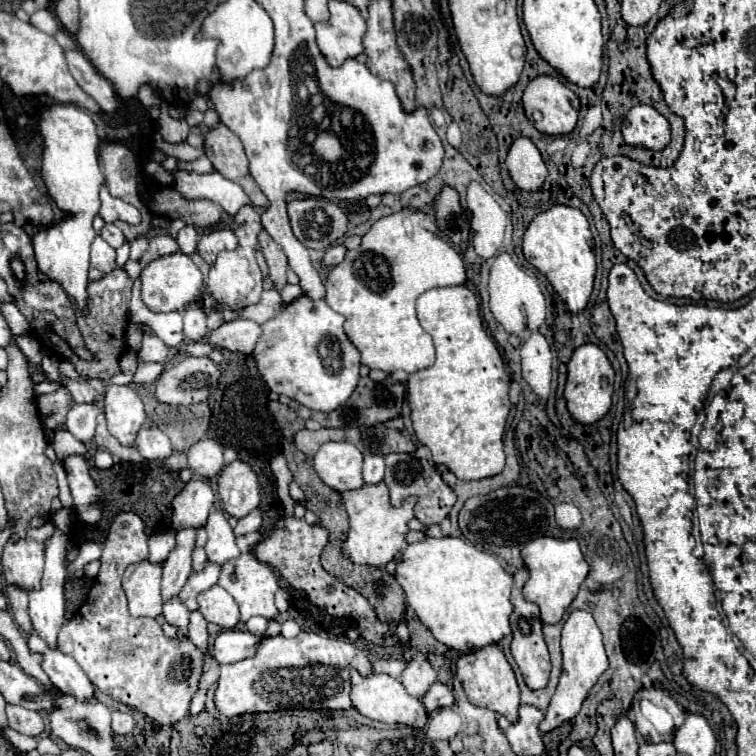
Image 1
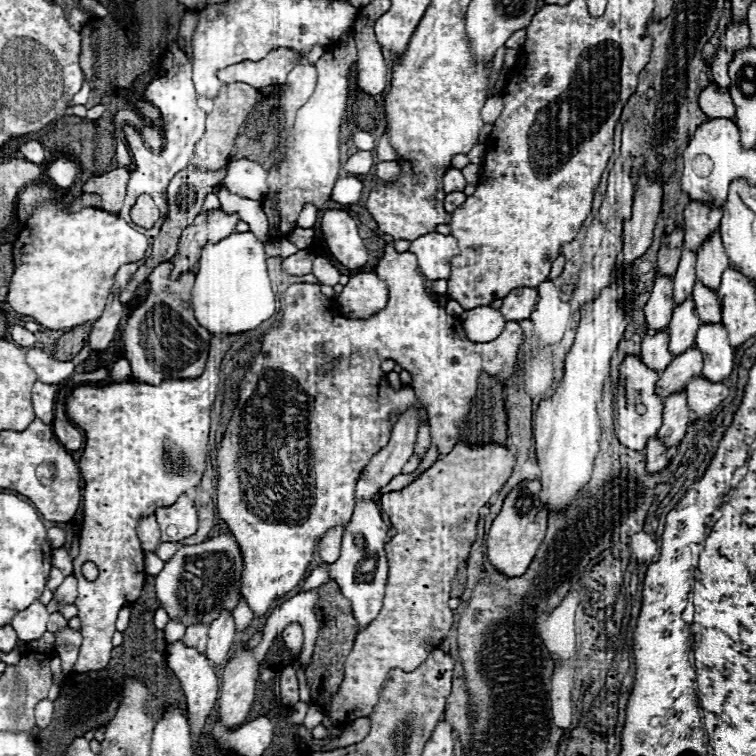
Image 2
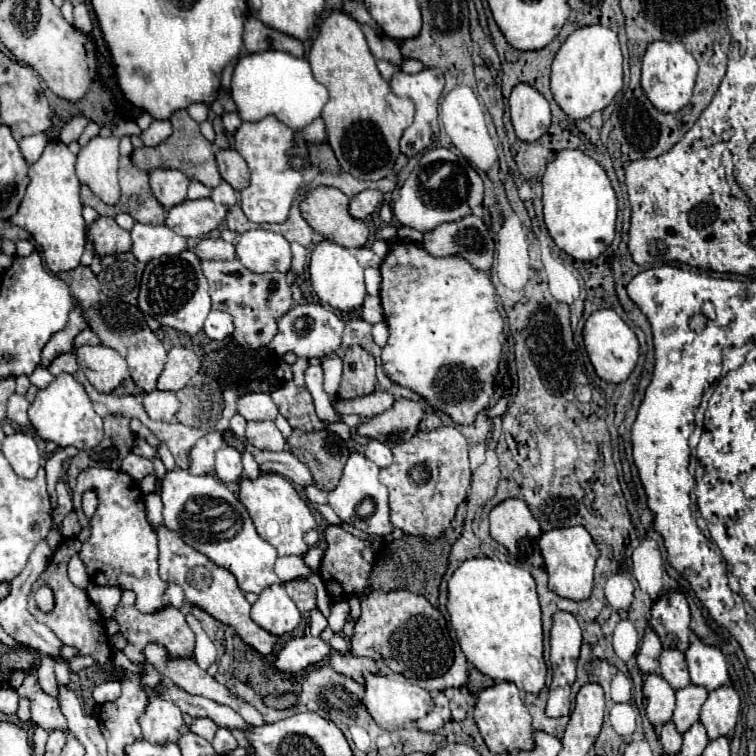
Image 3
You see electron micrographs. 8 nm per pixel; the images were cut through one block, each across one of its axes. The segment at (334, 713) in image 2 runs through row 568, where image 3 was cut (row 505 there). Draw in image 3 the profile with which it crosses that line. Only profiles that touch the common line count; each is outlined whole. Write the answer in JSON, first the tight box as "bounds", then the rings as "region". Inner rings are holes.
{"bounds":[380,426,470,538],"region":[[[440,426],[432,432],[418,432],[408,442],[392,448],[394,462],[380,470],[380,482],[390,492],[390,522],[404,534],[438,538],[452,522],[456,506],[470,488],[468,442],[454,426]]]}

